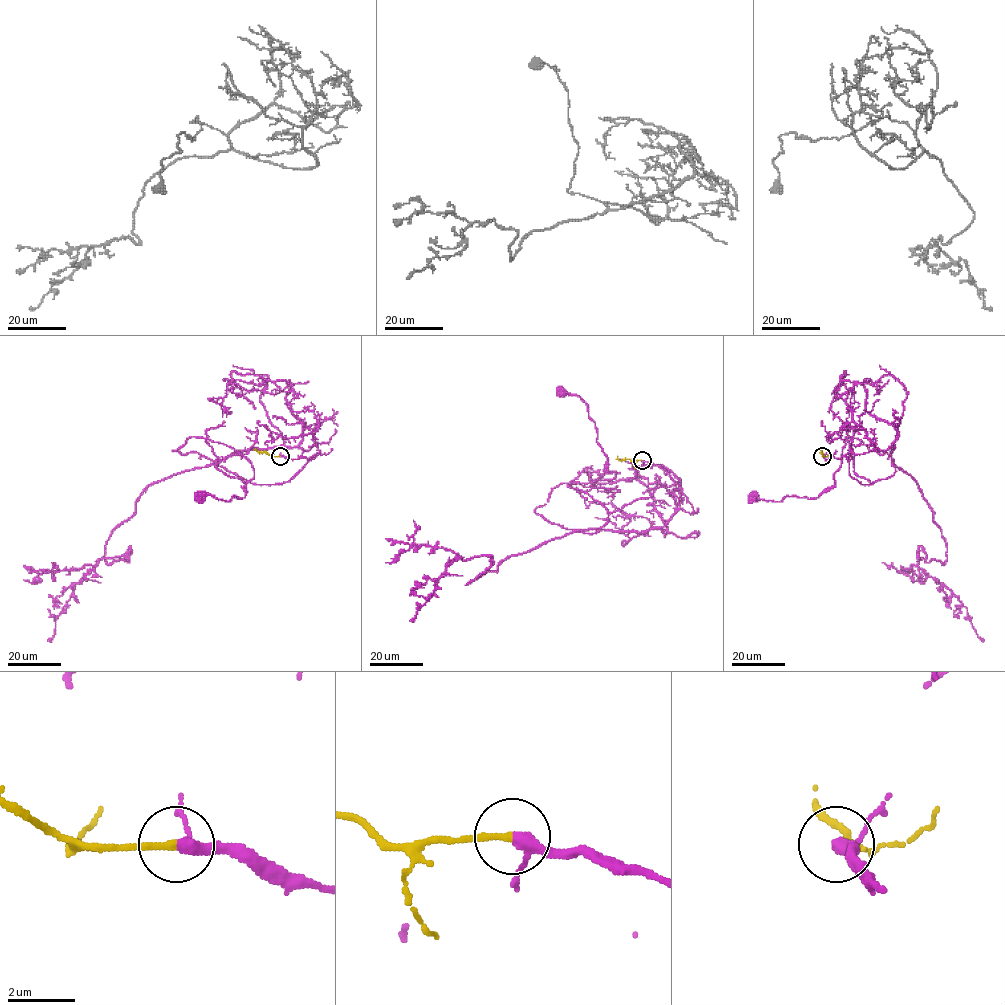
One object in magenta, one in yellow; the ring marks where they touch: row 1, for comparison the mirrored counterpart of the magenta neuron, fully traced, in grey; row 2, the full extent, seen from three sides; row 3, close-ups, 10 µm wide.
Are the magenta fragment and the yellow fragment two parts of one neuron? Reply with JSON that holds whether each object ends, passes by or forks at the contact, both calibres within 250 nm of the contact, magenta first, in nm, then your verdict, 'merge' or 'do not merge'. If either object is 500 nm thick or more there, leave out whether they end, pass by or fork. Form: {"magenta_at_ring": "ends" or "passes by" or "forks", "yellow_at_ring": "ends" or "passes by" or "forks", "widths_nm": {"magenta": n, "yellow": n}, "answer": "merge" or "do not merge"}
{"magenta_at_ring": "passes by", "yellow_at_ring": "ends", "widths_nm": {"magenta": 280, "yellow": 200}, "answer": "merge"}

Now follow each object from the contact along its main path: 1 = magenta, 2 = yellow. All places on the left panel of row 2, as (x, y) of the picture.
1: (279, 456), (312, 457), (289, 481), (244, 482), (205, 439), (254, 477), (244, 497), (199, 497)
2: (279, 456), (259, 453), (255, 449)

